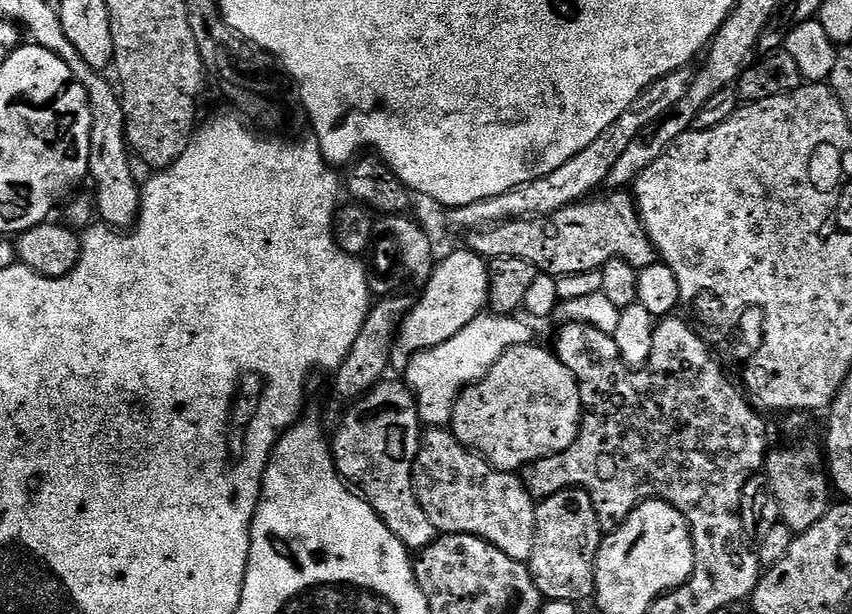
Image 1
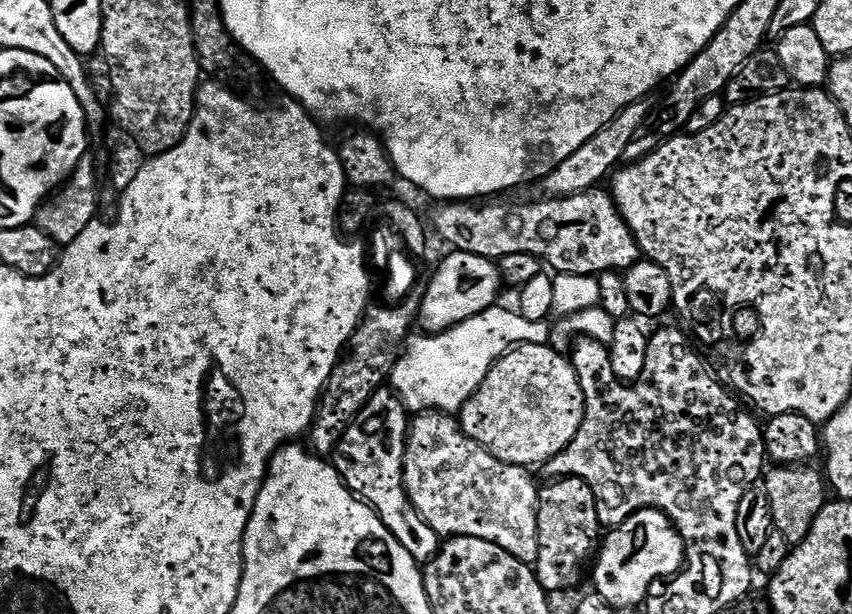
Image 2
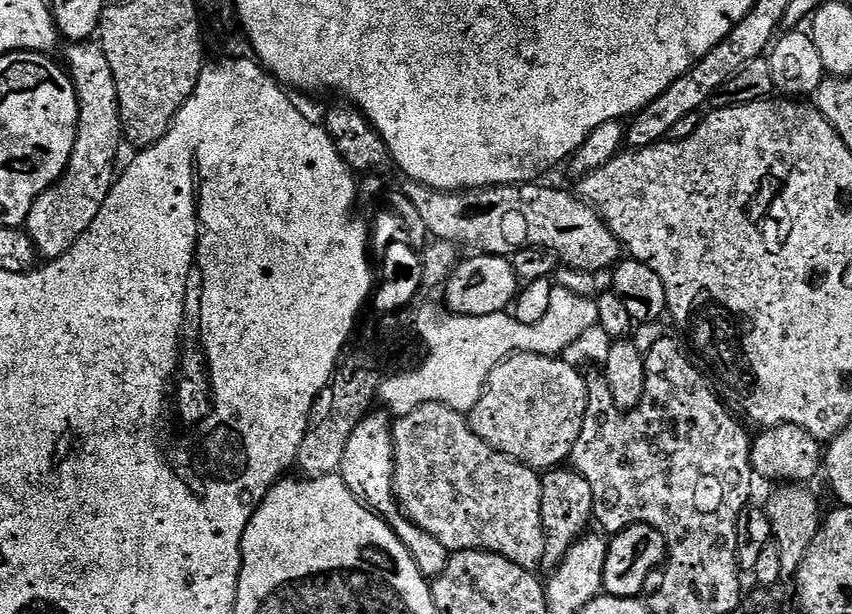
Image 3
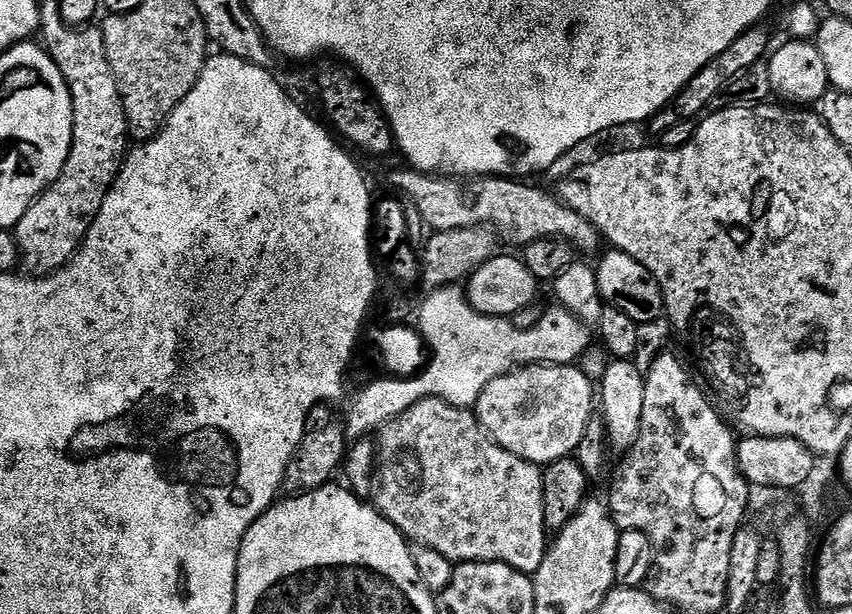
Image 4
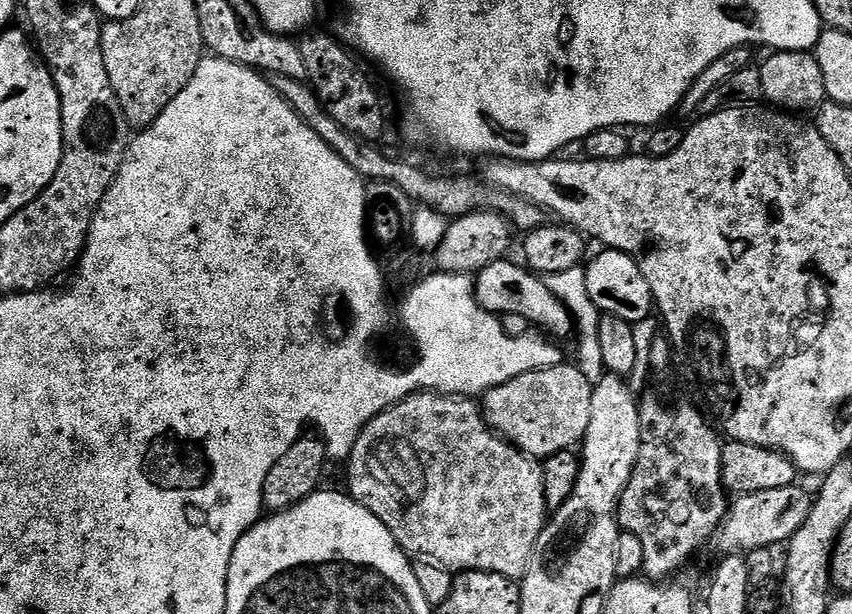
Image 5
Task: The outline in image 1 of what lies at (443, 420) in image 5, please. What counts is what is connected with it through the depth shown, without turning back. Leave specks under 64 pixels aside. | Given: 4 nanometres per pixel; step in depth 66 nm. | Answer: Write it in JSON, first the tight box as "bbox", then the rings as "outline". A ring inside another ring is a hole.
{"bbox":[412,427,536,561],"outline":[[[447,427],[423,433],[412,471],[416,497],[434,522],[437,533],[470,534],[498,546],[502,554],[527,561],[534,550],[536,505],[523,479],[515,472],[498,470],[477,452],[471,452]]]}

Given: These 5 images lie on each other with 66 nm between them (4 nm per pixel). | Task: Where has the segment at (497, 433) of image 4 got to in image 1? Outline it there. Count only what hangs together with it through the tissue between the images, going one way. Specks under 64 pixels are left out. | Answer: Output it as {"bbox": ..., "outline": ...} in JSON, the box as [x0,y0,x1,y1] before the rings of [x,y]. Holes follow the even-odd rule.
{"bbox":[450,343,582,473],"outline":[[[539,343],[519,344],[514,346],[506,354],[502,354],[502,358],[498,358],[498,362],[491,368],[485,376],[476,384],[471,384],[461,392],[460,397],[456,400],[454,406],[454,414],[452,415],[452,423],[450,430],[458,438],[458,442],[462,442],[462,446],[466,446],[471,452],[477,452],[483,460],[489,460],[493,466],[503,472],[519,473],[521,470],[533,465],[538,460],[544,460],[547,456],[553,456],[559,452],[564,452],[575,442],[580,433],[580,422],[582,419],[582,409],[580,406],[580,387],[574,378],[574,374],[570,369],[557,358],[555,351],[539,348]]]}

